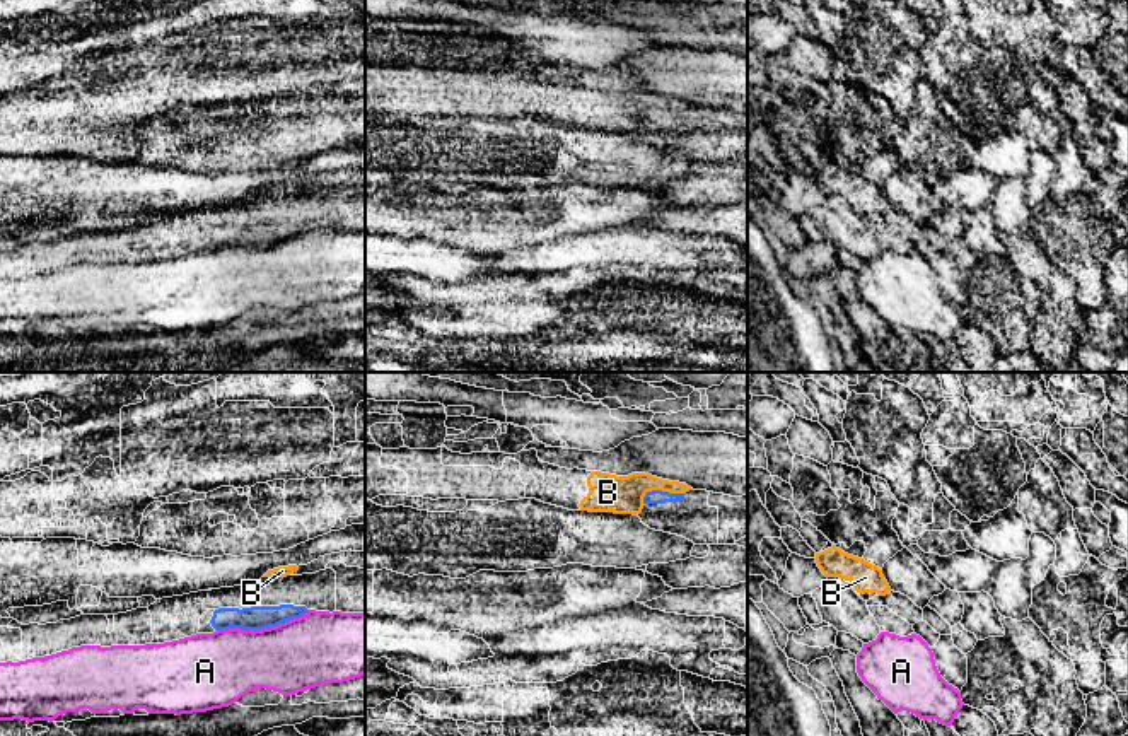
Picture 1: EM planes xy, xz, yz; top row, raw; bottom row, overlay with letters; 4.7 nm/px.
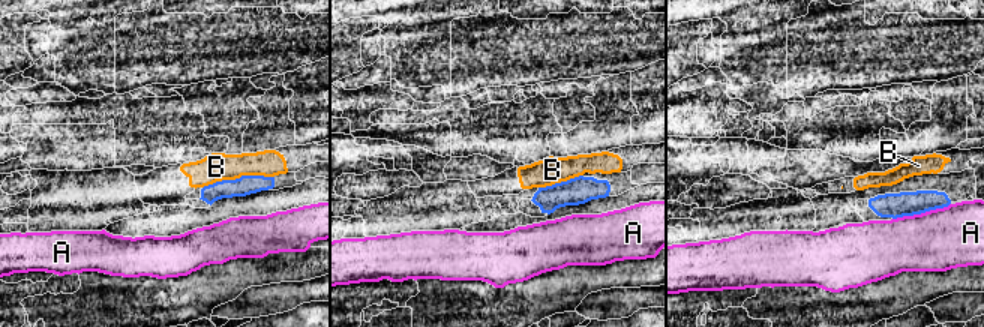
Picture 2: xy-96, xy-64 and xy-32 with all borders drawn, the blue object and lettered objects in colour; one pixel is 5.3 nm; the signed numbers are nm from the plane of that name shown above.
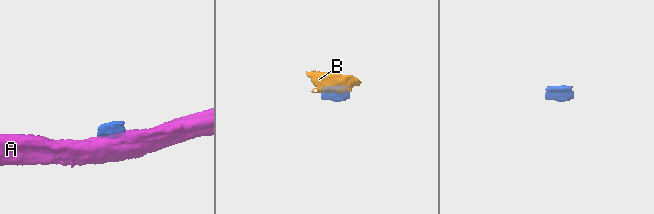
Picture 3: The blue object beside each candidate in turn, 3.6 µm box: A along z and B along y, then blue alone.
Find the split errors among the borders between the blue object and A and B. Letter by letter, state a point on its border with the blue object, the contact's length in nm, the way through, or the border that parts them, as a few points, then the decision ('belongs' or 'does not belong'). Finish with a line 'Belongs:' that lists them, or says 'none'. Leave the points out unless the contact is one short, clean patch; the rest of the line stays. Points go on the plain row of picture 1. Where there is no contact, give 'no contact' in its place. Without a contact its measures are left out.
A: xy (263, 245) | 460 nm | along xy (309, 227), (299, 234), (261, 246), (217, 248) | does not belong
B: xz (659, 108) | 200 nm | along xz (683, 110), (649, 108), (642, 120) | does not belong
Belongs: none

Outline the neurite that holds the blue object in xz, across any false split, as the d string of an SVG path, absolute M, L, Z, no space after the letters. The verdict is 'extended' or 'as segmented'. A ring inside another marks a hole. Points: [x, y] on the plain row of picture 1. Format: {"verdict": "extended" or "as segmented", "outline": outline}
{"verdict": "extended", "outline": "M652 108L645 111L643 121L637 133L645 143L683 154L695 162L734 162L747 154L747 113Z"}

